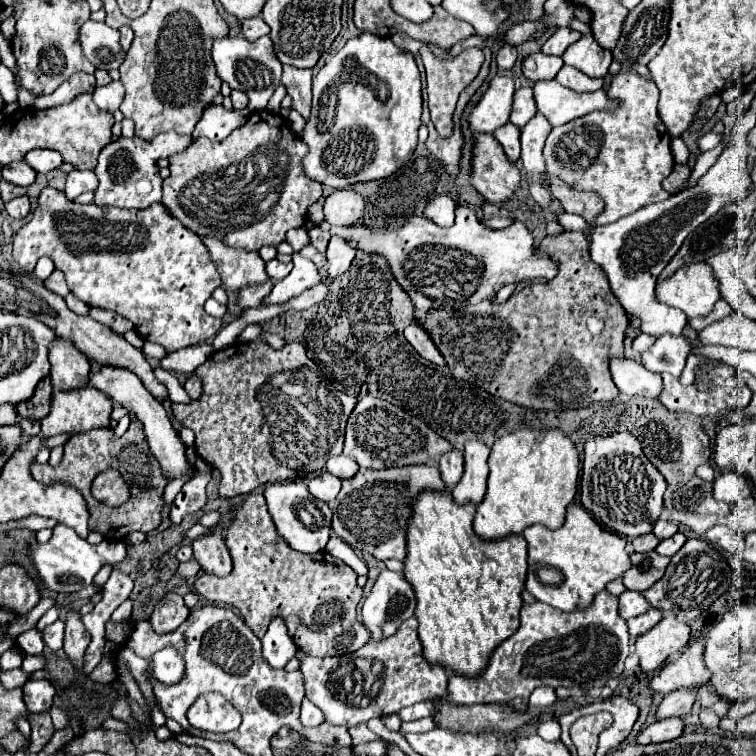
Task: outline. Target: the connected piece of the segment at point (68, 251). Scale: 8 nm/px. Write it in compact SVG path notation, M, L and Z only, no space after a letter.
M46 186L38 196L32 220L14 236L14 260L24 272L30 274L42 256L52 258L56 268L64 272L68 288L74 296L88 306L122 314L134 324L136 332L144 340L164 346L166 352L202 344L222 326L222 320L210 318L204 312L204 302L220 286L220 276L208 258L208 248L198 234L190 232L180 224L180 220L172 218L168 208L160 202L144 210L120 210L96 204L78 204L68 200L64 192Z

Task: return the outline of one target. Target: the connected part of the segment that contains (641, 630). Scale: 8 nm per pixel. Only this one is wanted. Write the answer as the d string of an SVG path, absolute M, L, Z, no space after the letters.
M650 608L648 612L636 616L636 618L630 618L628 620L628 630L630 630L630 638L638 638L642 634L646 634L648 630L652 630L660 620L662 620L664 612L662 610L656 610L656 608Z

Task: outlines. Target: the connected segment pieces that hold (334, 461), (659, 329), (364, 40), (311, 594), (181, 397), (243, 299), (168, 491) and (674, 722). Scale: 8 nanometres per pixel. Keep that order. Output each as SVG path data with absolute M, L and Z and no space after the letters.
M344 454L328 458L328 462L326 462L326 468L328 468L328 472L330 472L330 474L338 476L340 480L352 478L352 476L358 472L358 464L356 464L352 458L344 456Z
M726 146L724 152L718 156L716 164L694 186L672 194L664 202L644 206L630 216L624 216L606 226L598 226L594 230L590 256L606 272L612 292L626 308L626 312L640 316L644 334L656 338L660 338L662 334L682 334L688 322L686 314L656 302L654 282L690 232L694 232L704 220L714 216L726 204L738 202L744 188L748 192L752 180L746 164L748 156L744 152Z
M362 32L360 36L350 38L344 48L314 76L312 114L302 132L302 140L310 148L310 154L304 158L306 174L332 190L394 174L408 162L418 144L418 128L422 126L420 90L422 84L414 54L394 46L388 36Z
M262 490L252 492L236 508L232 526L226 532L226 546L234 562L232 572L224 578L202 574L196 578L194 588L208 600L236 606L246 626L250 626L258 638L264 636L272 616L282 616L294 644L304 650L304 654L322 658L342 656L368 642L368 630L364 630L356 618L356 606L364 592L356 582L358 574L324 550L316 554L292 550L284 538L276 534Z
M157 367L154 369L154 374L168 388L169 398L172 402L188 403L191 401L184 387L179 383L173 373Z
M268 280L264 286L242 288L240 294L238 294L238 304L240 304L242 308L256 308L256 306L260 306L262 298L272 290L272 286L274 286L274 282Z
M183 476L176 480L171 480L164 490L163 499L165 504L170 504L175 499L176 495L180 492L182 486L189 480L188 476Z
M668 718L650 724L640 736L638 744L656 744L656 742L668 742L678 738L684 732L684 722L680 718Z

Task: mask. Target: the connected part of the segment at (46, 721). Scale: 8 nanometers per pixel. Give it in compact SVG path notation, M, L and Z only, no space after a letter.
M34 714L34 720L30 720L32 726L32 736L30 736L30 752L40 752L44 748L44 744L50 740L50 736L54 734L54 726L48 714Z

